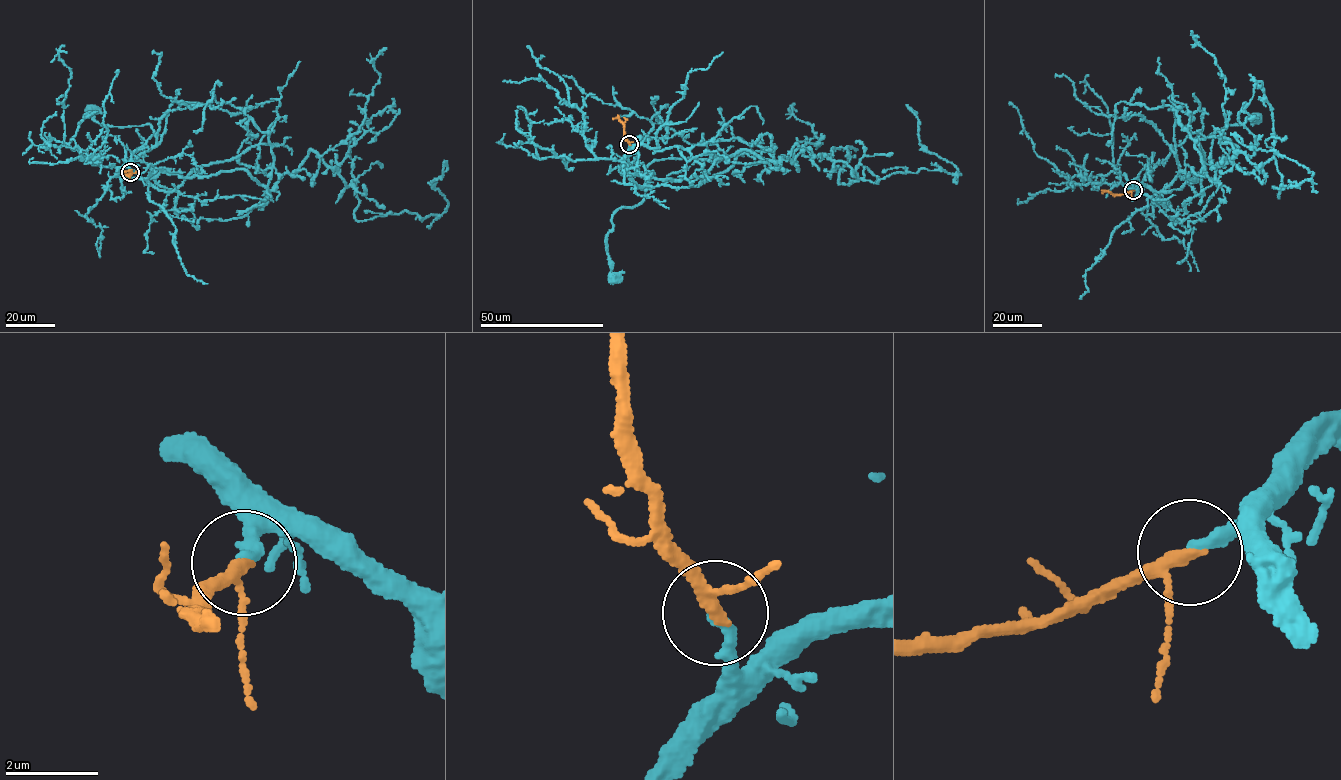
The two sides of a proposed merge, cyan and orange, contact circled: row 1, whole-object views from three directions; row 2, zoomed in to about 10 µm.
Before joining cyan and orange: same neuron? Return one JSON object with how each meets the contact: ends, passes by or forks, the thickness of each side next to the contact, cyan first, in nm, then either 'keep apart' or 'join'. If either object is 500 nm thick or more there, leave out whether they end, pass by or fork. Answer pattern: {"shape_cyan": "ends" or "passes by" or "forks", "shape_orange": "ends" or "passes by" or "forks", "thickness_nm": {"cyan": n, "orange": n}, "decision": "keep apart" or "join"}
{"shape_cyan": "ends", "shape_orange": "passes by", "thickness_nm": {"cyan": 280, "orange": 240}, "decision": "join"}

